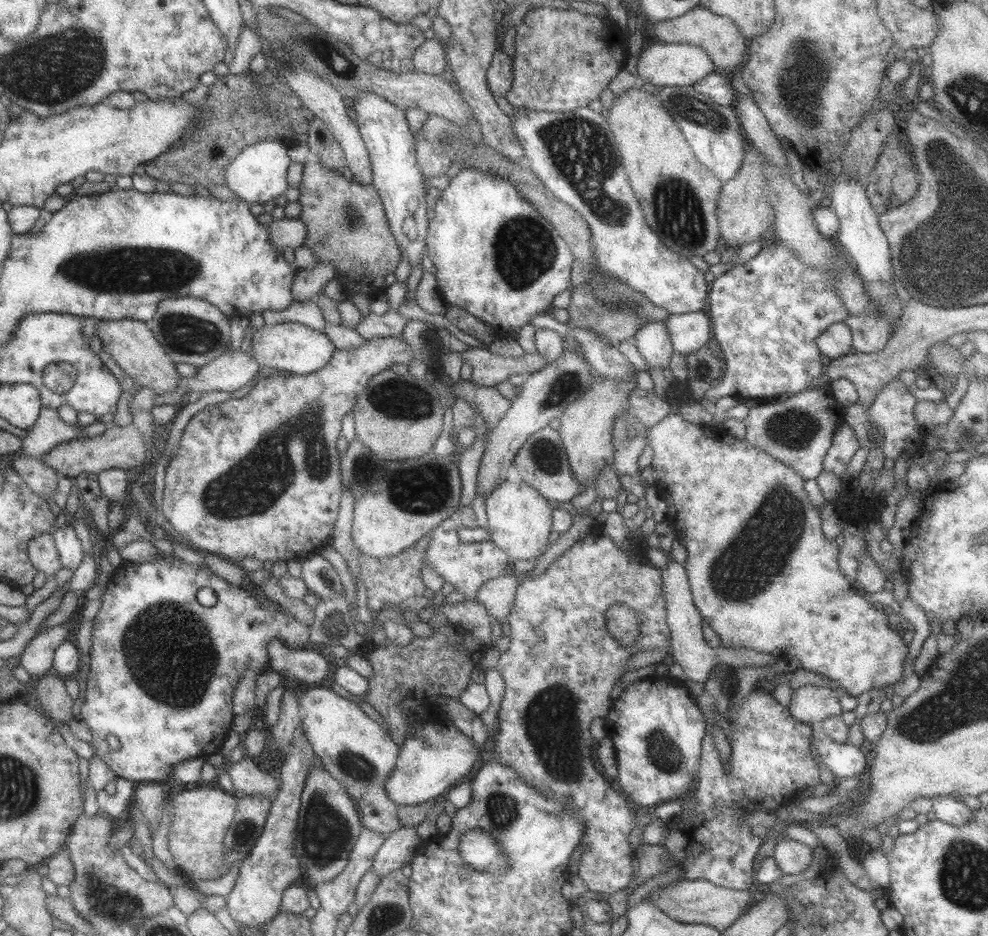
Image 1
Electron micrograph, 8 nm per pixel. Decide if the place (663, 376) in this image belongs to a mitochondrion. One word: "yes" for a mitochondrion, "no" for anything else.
no

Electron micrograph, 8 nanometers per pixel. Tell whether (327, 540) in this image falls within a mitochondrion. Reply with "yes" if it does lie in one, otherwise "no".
no

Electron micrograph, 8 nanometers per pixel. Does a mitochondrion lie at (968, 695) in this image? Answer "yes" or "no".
yes

